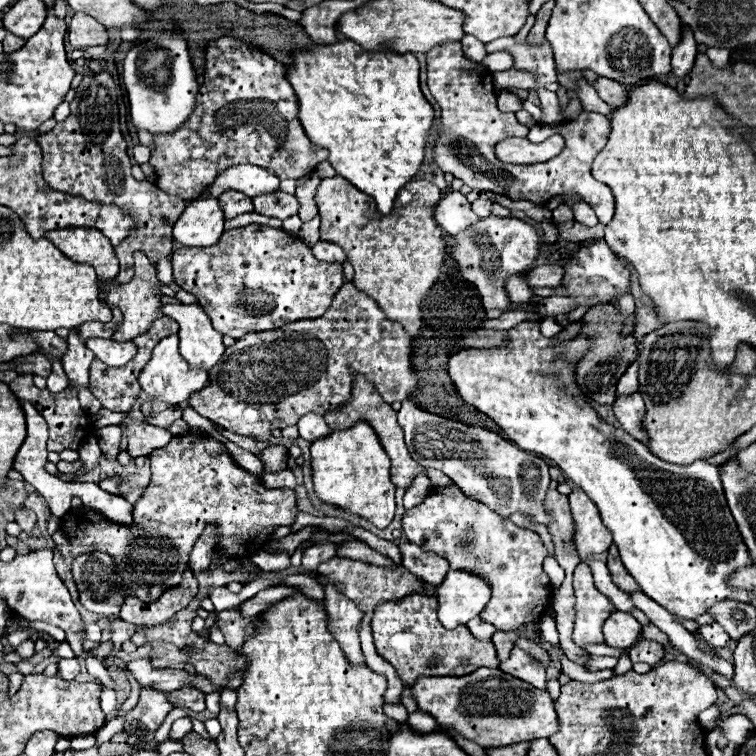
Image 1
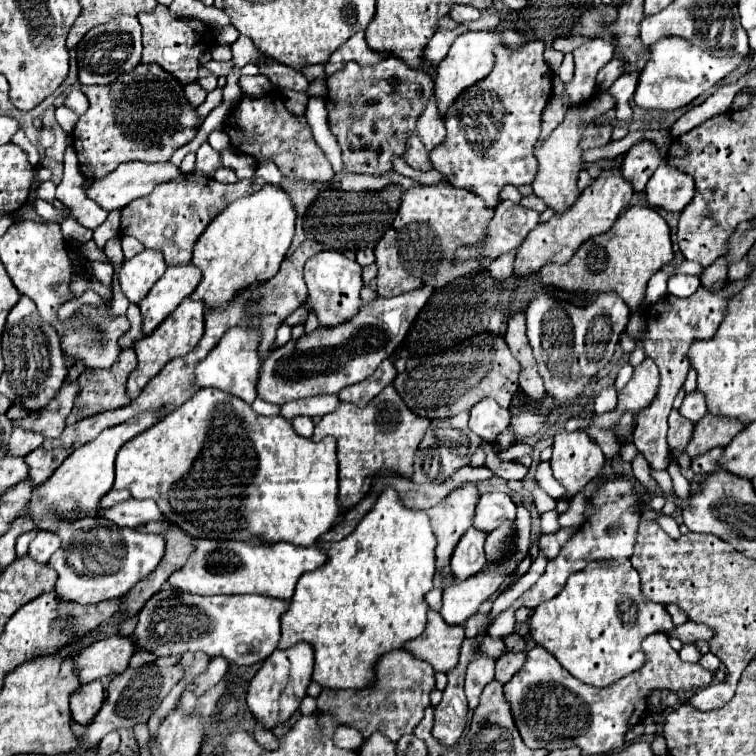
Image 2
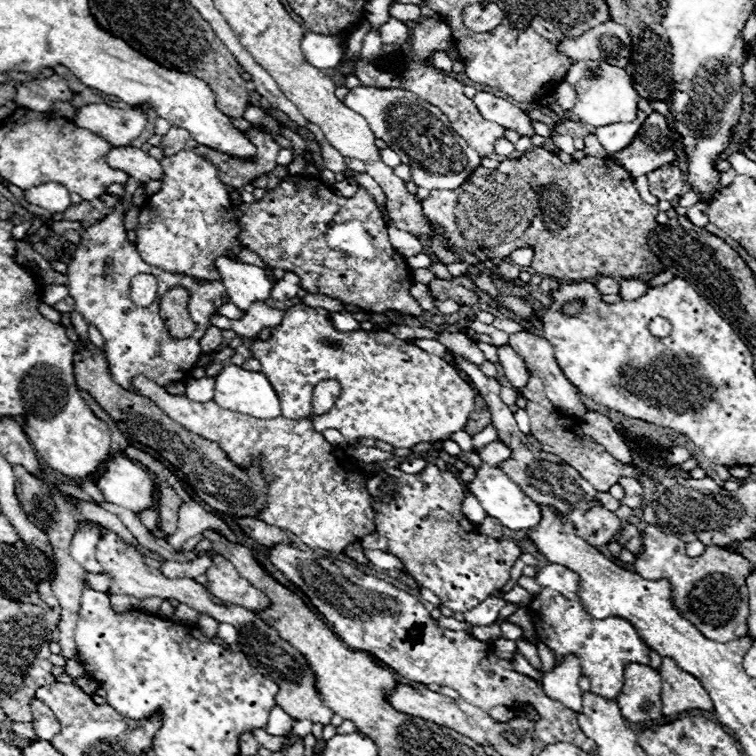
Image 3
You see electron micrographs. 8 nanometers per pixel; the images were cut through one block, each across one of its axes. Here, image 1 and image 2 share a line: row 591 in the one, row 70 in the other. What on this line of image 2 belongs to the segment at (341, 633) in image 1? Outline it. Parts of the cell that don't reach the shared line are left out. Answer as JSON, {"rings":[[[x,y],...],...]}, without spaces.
{"rings":[[[358,32],[354,36],[350,36],[332,56],[330,60],[324,64],[326,68],[326,76],[338,72],[344,68],[346,62],[354,60],[358,62],[360,66],[372,66],[372,64],[378,64],[380,60],[384,60],[386,56],[382,52],[374,52],[368,44],[366,44],[366,38],[364,38],[364,32]]]}

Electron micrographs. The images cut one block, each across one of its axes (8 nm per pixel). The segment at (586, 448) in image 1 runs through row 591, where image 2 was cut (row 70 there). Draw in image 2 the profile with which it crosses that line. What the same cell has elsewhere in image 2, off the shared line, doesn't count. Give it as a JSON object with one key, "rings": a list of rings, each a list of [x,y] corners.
{"rings":[[[666,36],[660,38],[656,44],[650,46],[650,60],[646,62],[644,70],[640,72],[638,86],[634,92],[636,106],[644,110],[676,110],[686,104],[690,104],[694,98],[704,94],[708,88],[712,88],[716,82],[720,82],[726,74],[736,70],[746,56],[734,54],[716,58],[704,52],[698,46],[692,46],[688,40],[680,36]]]}

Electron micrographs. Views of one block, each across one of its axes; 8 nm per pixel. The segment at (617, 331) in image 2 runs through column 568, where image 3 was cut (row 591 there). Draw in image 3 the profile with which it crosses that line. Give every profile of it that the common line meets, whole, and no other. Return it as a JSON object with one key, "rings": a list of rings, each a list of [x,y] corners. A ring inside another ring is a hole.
{"rings":[[[276,544],[274,548],[268,548],[268,558],[290,582],[300,586],[318,612],[328,620],[332,630],[352,650],[370,652],[396,674],[412,682],[448,686],[456,690],[462,700],[484,710],[490,710],[492,706],[520,708],[524,704],[532,704],[540,714],[540,722],[534,724],[534,738],[546,744],[572,742],[584,752],[592,752],[596,748],[594,742],[578,728],[578,714],[548,698],[542,686],[536,684],[536,680],[518,674],[510,660],[496,658],[492,644],[478,642],[462,630],[454,632],[438,628],[428,610],[408,592],[402,592],[376,576],[366,576],[346,562],[324,558],[314,550],[304,552],[288,544]],[[484,694],[490,700],[484,700]]]}

